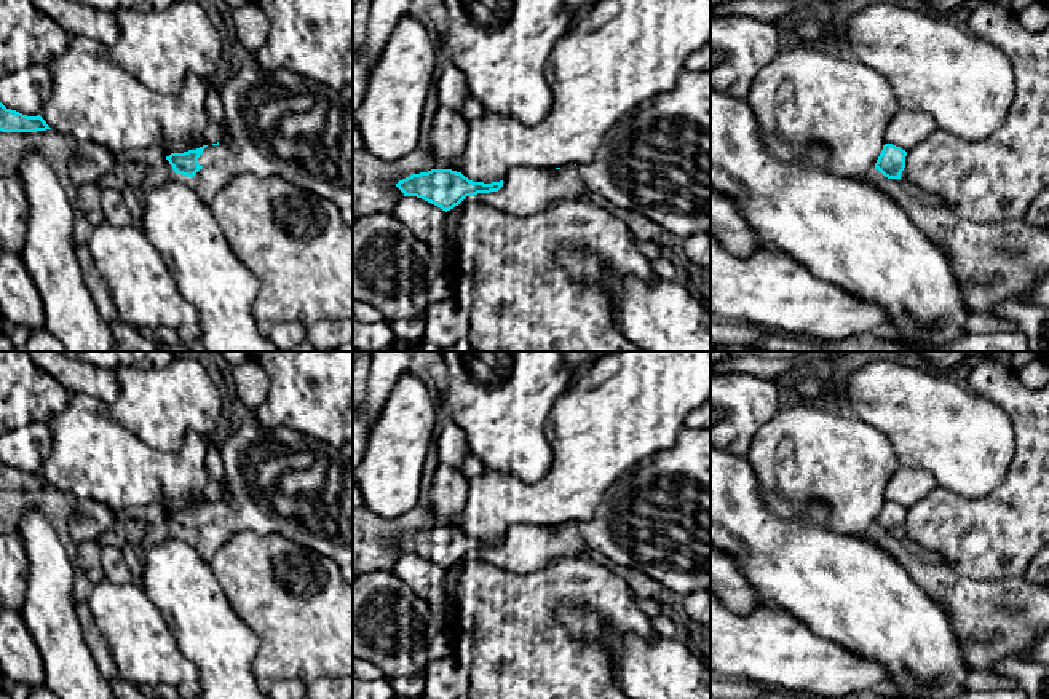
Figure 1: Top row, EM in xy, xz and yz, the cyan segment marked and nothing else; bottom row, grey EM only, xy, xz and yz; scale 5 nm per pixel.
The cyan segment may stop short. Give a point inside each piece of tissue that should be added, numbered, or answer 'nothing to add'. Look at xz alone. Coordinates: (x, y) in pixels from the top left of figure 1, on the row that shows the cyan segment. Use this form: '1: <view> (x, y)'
nothing to add

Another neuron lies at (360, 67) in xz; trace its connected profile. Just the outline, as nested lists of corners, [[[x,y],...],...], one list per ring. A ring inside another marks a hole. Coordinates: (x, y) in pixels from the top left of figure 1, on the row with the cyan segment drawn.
[[[353,49],[353,129],[356,128],[356,112],[367,88],[369,72],[362,53]]]

